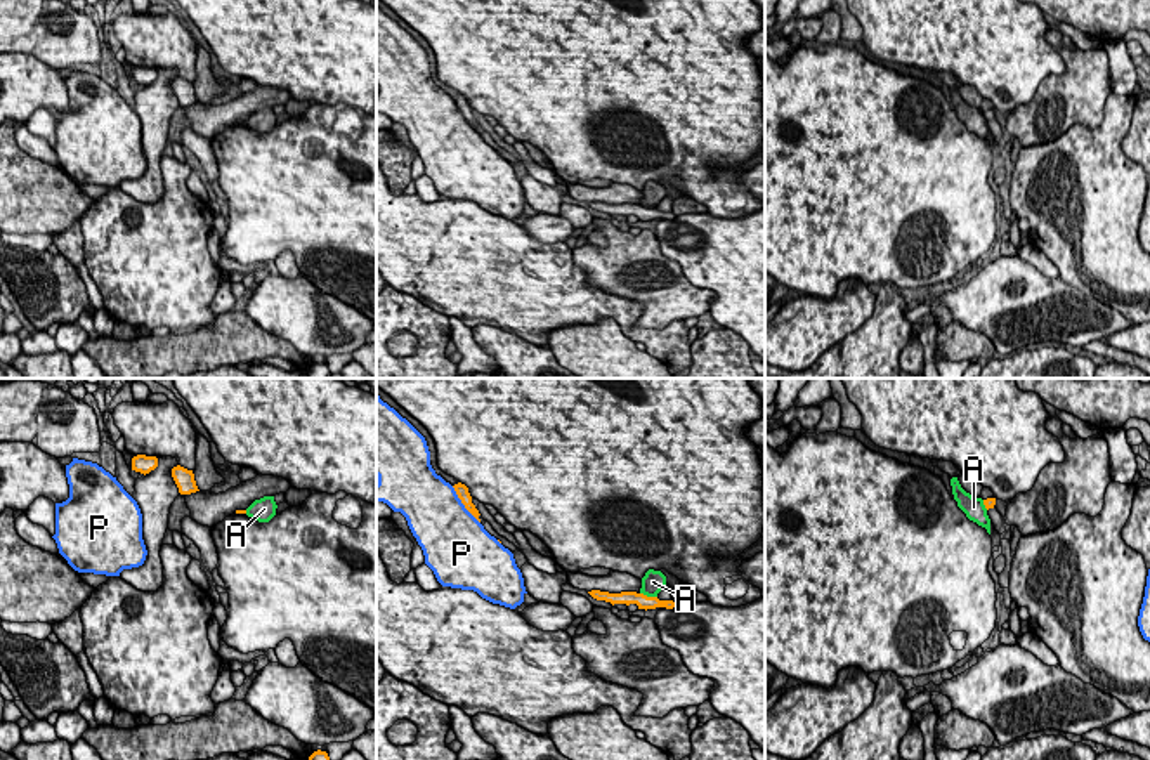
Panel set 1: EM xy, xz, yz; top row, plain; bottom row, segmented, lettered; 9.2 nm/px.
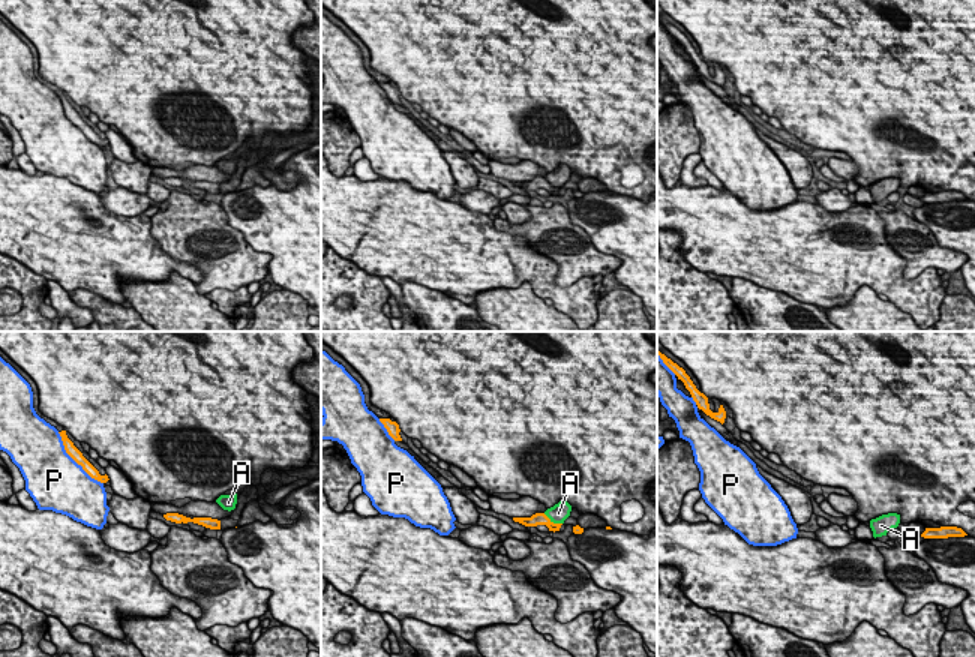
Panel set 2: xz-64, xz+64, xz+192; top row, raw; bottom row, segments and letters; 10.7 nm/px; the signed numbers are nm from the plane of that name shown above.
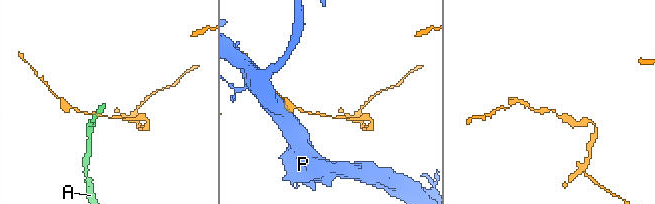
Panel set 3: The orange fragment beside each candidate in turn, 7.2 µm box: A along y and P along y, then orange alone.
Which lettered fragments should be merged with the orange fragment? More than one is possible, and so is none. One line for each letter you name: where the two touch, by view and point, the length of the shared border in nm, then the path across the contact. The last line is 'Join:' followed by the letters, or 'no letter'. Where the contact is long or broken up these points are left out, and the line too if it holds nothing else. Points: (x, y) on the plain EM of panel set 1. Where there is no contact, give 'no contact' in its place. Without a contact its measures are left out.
A: xz (649, 209) | 170 nm
Join: A

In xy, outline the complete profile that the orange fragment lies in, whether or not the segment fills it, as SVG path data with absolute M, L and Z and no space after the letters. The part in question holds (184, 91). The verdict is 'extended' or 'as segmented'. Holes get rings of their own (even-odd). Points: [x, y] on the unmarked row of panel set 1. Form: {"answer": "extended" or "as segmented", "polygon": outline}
{"answer": "as segmented", "polygon": "M177 76L172 80L172 88L173 88L180 106L191 106L191 104L199 102L196 97L193 82L187 82L187 80Z"}

